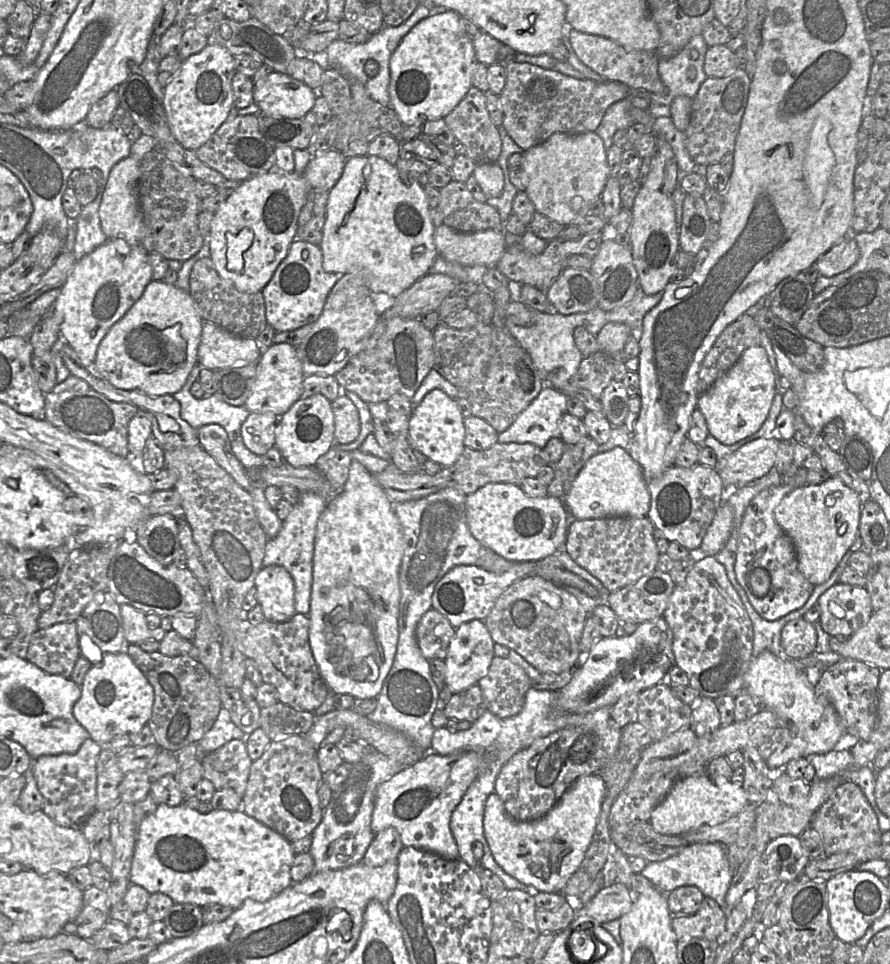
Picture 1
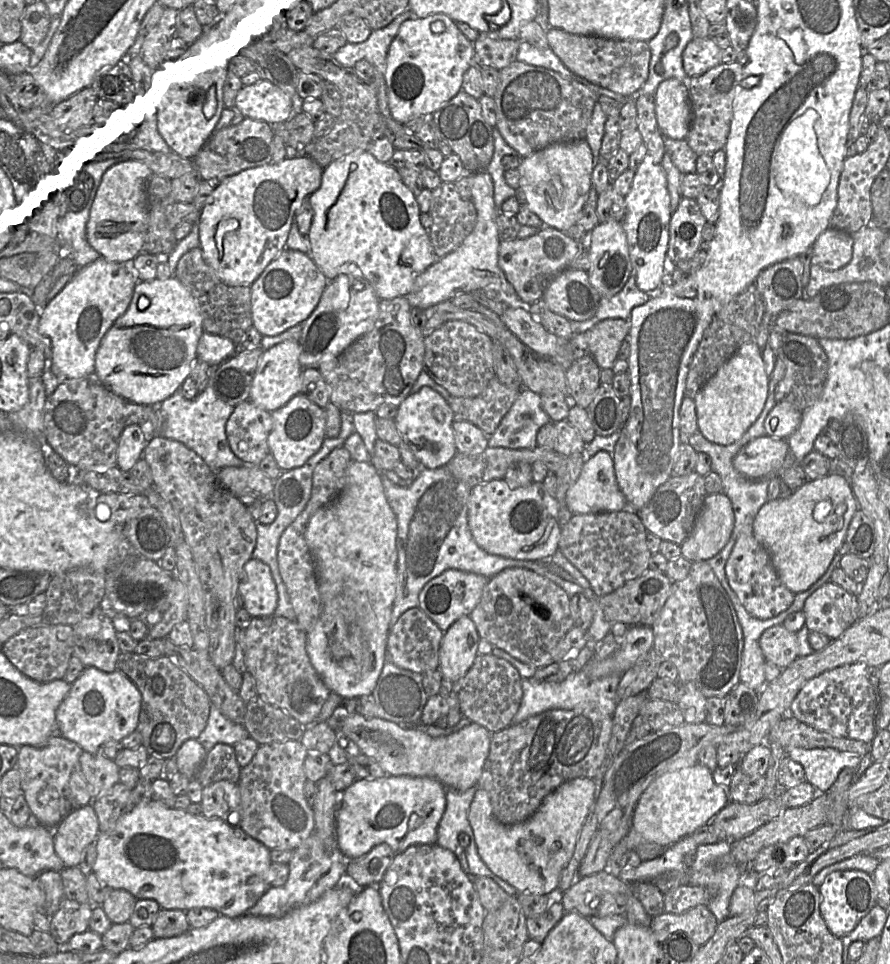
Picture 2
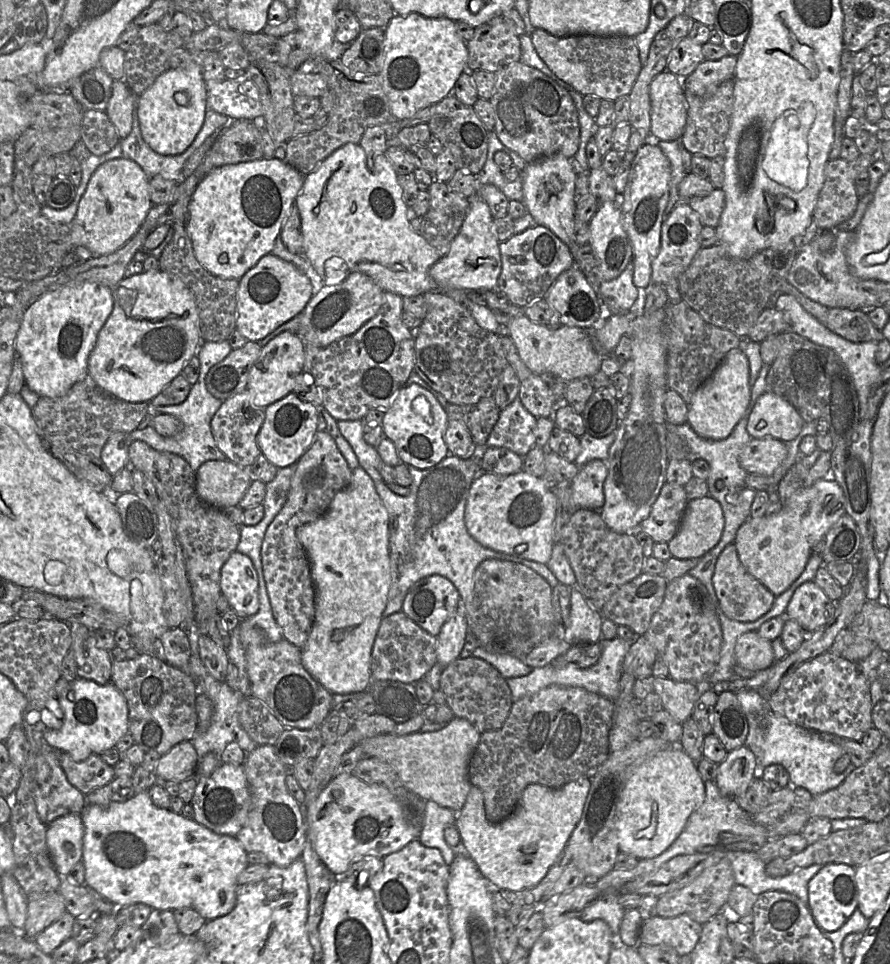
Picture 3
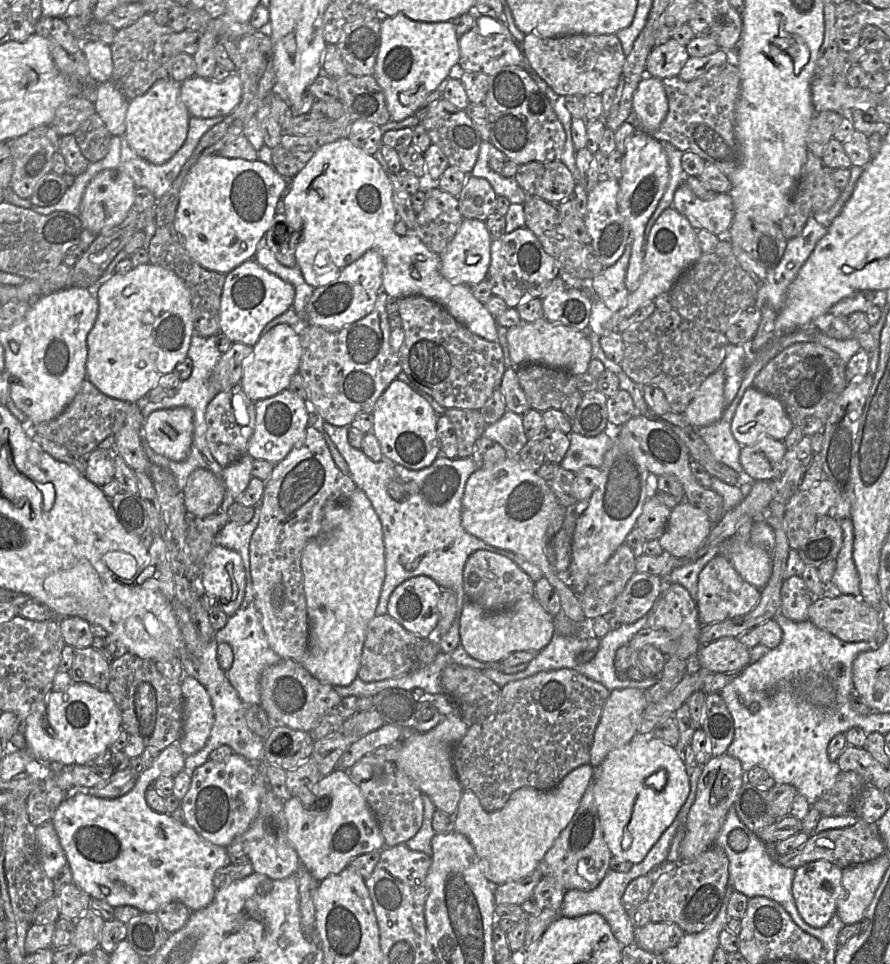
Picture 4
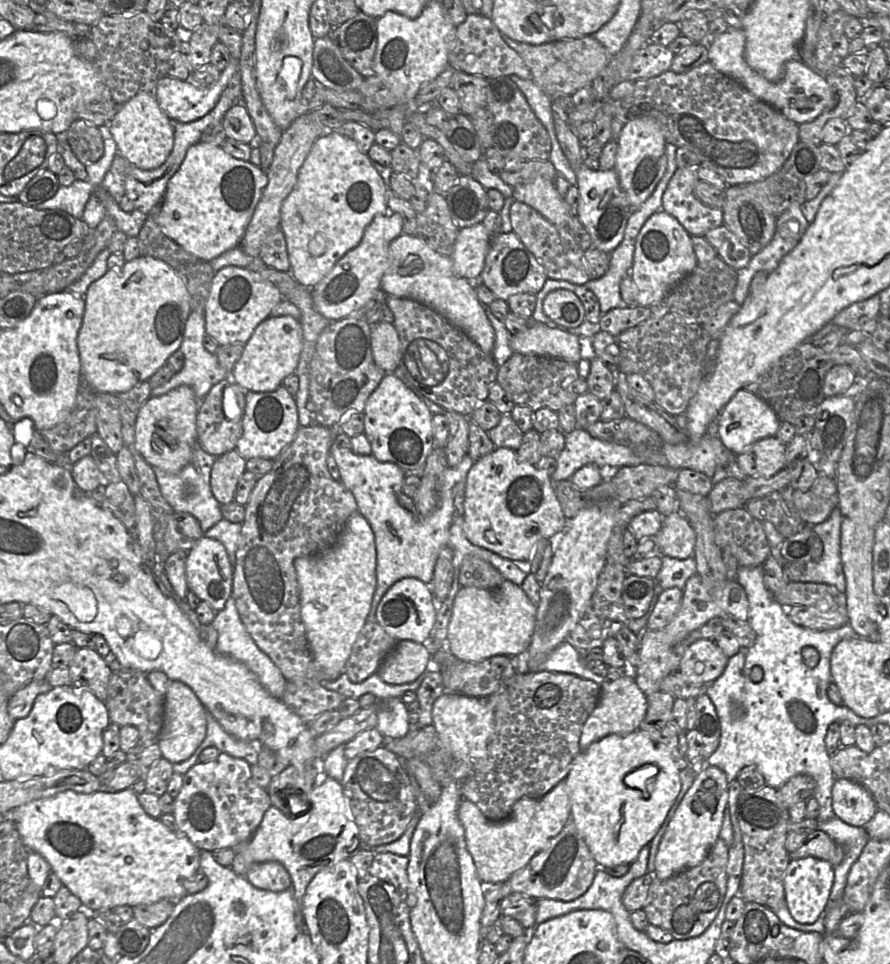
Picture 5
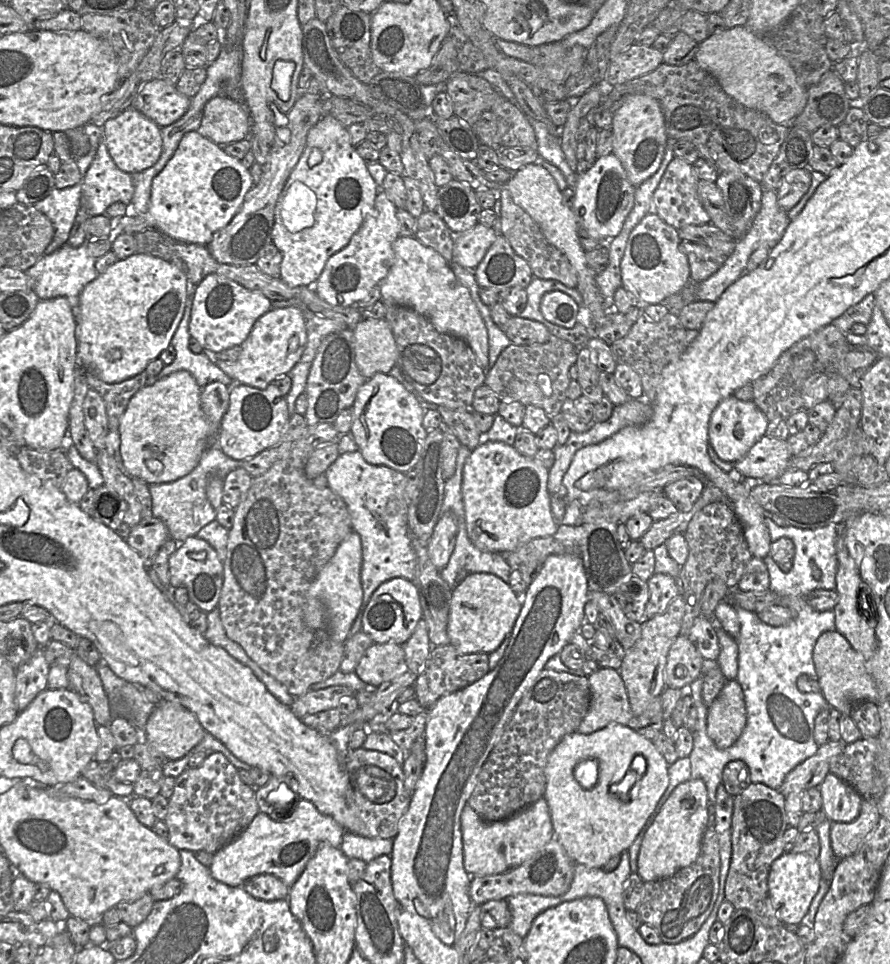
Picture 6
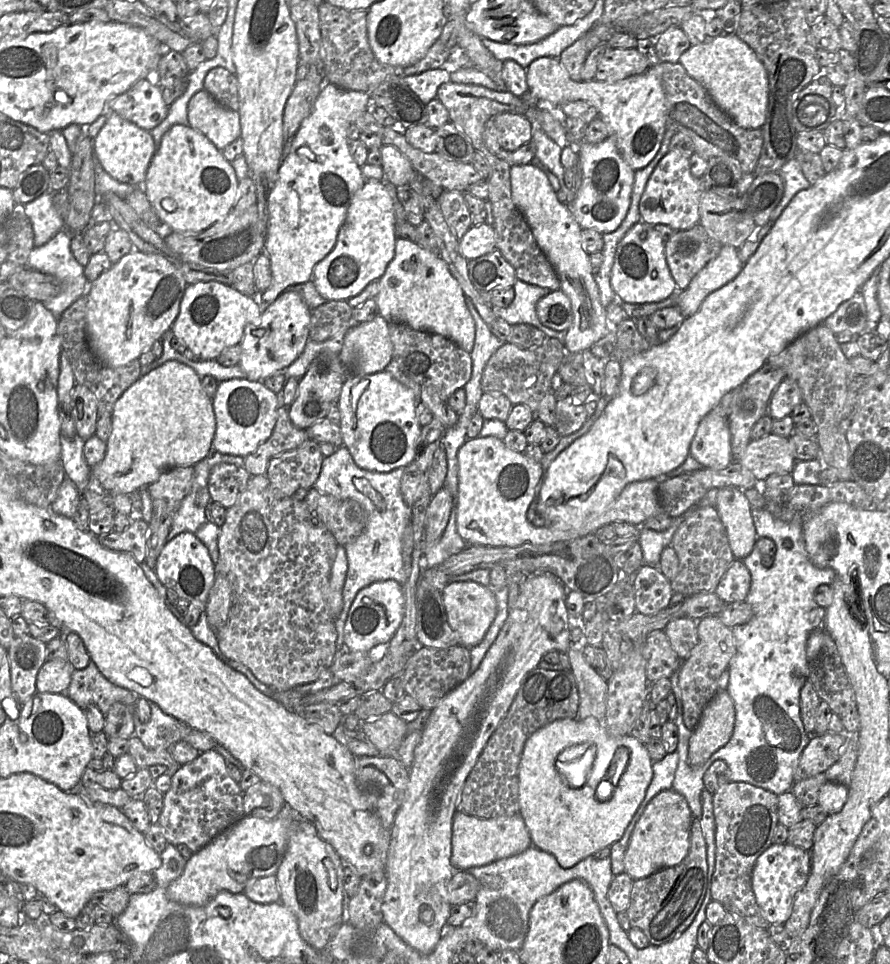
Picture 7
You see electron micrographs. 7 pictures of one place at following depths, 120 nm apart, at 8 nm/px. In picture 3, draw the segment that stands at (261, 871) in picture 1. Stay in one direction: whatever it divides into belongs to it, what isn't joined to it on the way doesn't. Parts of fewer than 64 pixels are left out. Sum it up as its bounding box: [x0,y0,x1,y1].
[80,791,249,921]

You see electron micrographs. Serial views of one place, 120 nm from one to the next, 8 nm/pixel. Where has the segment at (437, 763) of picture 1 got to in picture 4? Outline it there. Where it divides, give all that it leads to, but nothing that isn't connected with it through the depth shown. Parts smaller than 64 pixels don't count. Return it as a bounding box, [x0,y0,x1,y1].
[284,768,386,882]

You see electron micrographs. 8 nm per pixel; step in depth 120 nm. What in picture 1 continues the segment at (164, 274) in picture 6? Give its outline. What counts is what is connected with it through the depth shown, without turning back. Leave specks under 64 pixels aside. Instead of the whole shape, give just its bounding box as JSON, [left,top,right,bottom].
[94,280,204,396]

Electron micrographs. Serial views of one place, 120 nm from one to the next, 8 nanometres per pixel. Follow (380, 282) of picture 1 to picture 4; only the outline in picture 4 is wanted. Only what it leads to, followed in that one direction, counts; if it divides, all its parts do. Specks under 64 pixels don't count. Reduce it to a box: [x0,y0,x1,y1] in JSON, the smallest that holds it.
[283,138,497,342]

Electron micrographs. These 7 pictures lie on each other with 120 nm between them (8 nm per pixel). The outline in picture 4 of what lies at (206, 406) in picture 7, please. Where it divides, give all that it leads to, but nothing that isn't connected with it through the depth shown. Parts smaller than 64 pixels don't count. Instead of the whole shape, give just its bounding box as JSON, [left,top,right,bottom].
[142,407,193,461]

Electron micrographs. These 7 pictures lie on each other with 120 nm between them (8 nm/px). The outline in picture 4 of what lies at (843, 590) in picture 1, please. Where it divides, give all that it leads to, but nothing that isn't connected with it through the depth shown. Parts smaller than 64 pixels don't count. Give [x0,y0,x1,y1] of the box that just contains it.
[780,576,814,622]

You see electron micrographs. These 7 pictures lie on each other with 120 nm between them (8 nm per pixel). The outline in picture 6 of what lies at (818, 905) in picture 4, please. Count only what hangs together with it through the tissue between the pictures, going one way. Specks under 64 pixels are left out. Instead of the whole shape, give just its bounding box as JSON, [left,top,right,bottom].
[768,852,821,925]

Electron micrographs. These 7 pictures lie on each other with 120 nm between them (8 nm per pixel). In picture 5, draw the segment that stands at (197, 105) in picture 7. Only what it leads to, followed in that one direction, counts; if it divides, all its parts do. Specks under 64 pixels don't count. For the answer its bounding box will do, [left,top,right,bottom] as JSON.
[222,101,256,144]

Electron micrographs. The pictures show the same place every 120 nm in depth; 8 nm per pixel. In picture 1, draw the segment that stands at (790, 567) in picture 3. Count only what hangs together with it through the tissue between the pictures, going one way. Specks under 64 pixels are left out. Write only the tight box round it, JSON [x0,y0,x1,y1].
[774,477,862,586]

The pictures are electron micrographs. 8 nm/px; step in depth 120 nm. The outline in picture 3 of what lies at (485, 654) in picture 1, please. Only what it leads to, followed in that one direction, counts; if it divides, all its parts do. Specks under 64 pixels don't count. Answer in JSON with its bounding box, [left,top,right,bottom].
[437,612,468,667]

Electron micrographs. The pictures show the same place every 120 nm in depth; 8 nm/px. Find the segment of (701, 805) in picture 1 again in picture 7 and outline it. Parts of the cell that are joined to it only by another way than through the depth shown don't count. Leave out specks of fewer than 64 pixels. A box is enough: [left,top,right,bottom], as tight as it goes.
[518,718,654,868]

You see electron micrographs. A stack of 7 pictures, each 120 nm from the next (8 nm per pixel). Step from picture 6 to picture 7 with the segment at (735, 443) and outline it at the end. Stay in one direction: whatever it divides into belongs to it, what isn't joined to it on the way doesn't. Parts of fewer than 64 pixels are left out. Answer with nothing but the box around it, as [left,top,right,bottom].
[689,411,733,469]

